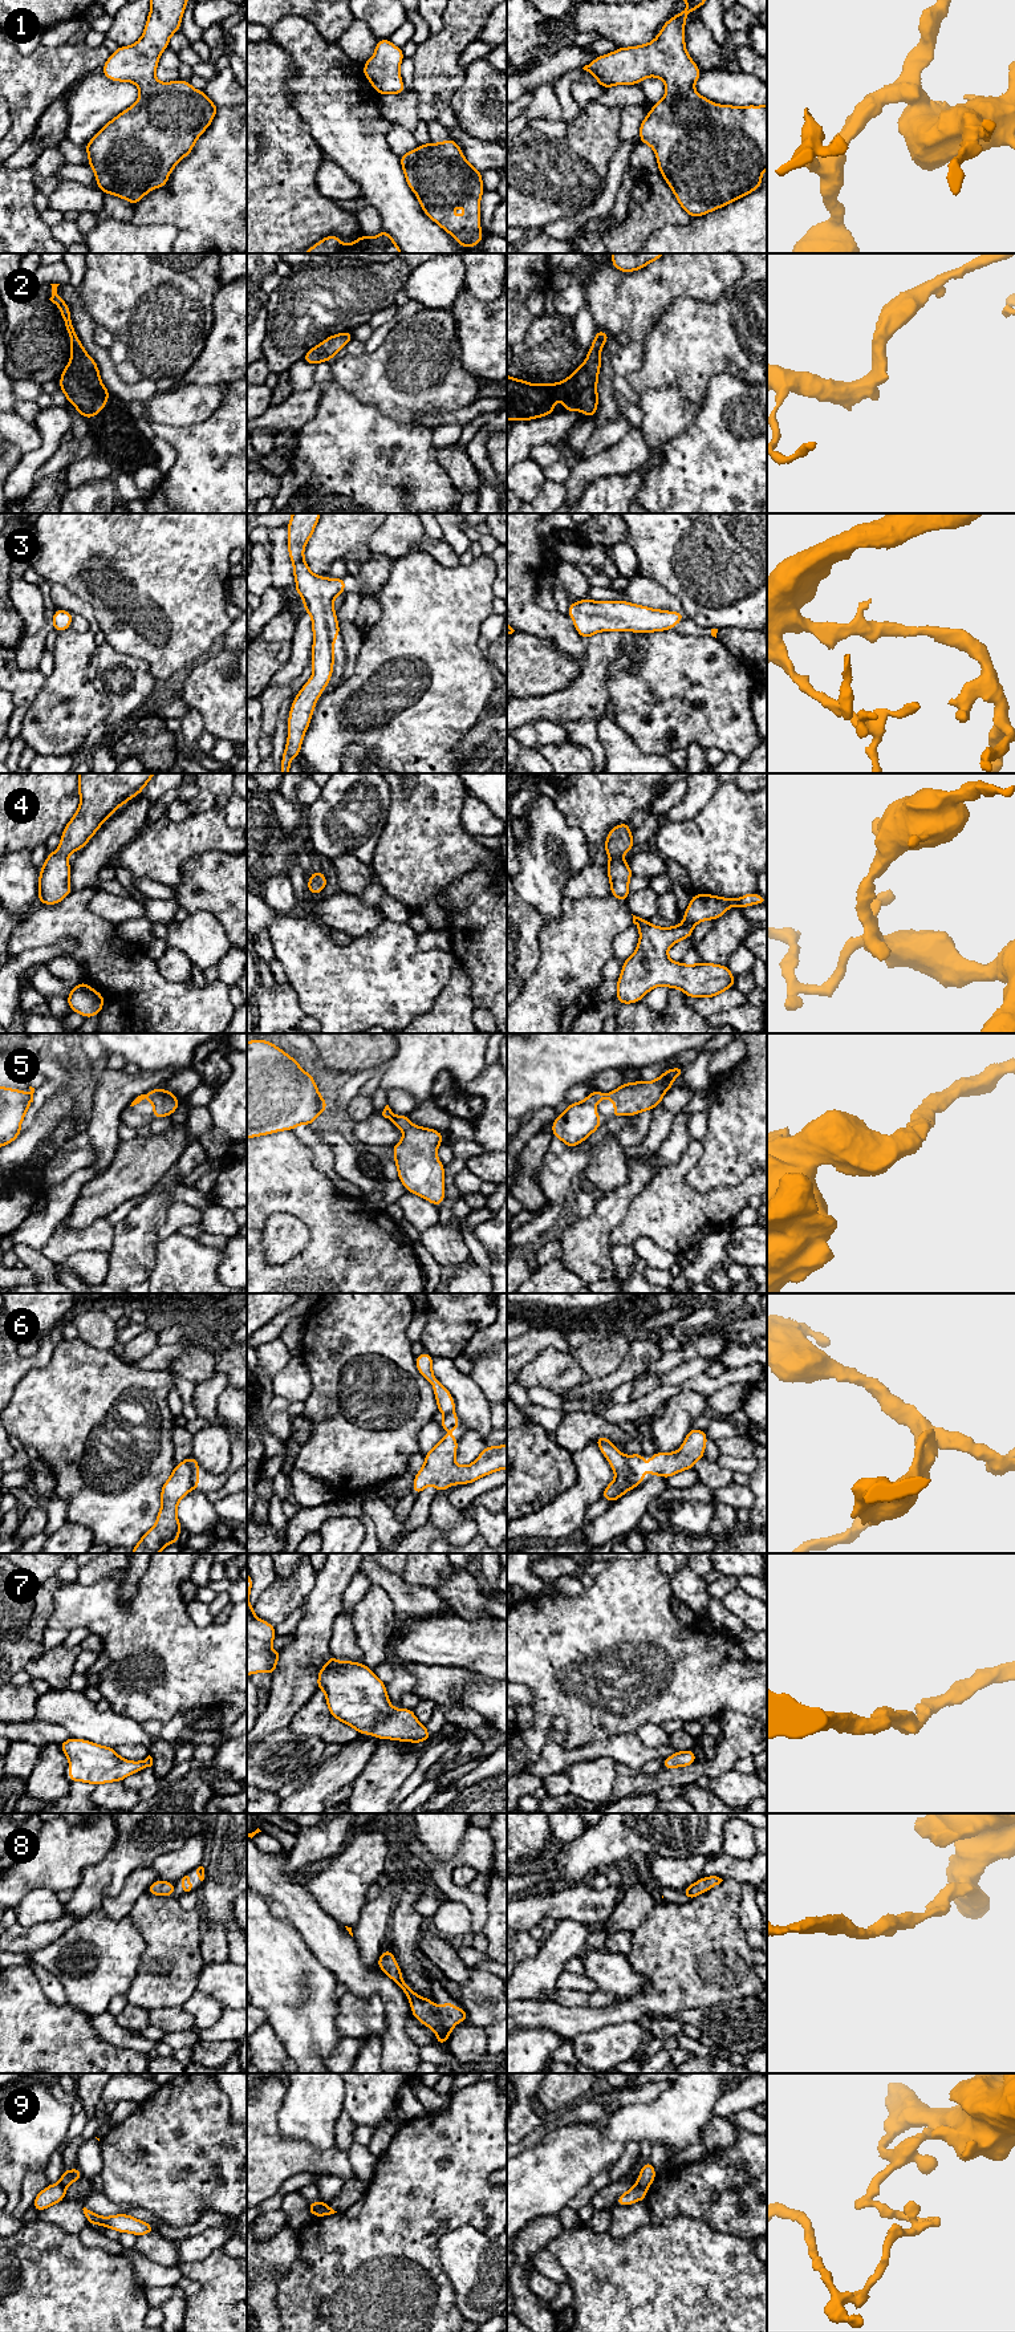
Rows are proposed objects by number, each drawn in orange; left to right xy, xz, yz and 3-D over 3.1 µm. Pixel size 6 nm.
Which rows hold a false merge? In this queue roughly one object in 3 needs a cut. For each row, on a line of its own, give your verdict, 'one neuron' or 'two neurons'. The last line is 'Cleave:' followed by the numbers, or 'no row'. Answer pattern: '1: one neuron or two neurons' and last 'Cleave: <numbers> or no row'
1: one neuron
2: one neuron
3: one neuron
4: one neuron
5: one neuron
6: two neurons
7: one neuron
8: one neuron
9: two neurons
Cleave: 6, 9

